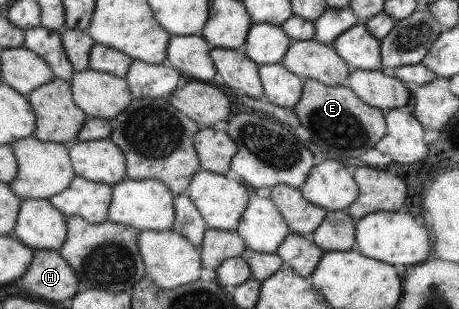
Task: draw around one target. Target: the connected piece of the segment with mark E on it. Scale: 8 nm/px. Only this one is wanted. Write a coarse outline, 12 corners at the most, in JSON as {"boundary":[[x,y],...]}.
{"boundary":[[304,80],[291,109],[313,166],[358,158],[386,133],[384,112],[348,87]]}

